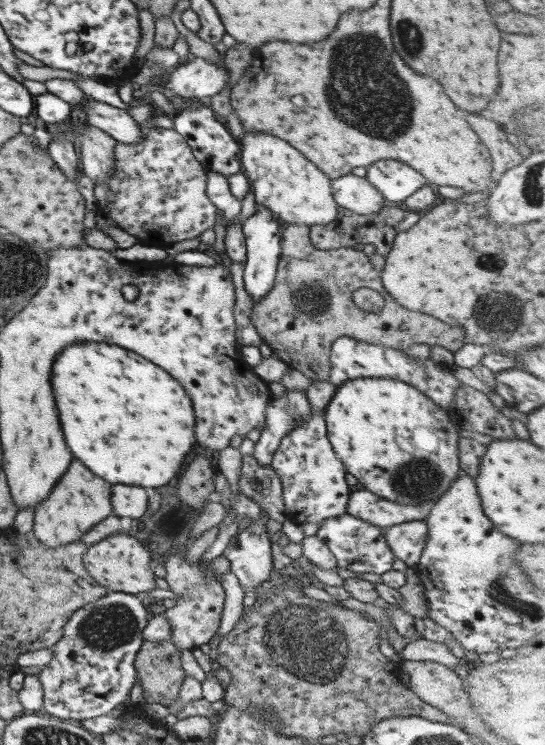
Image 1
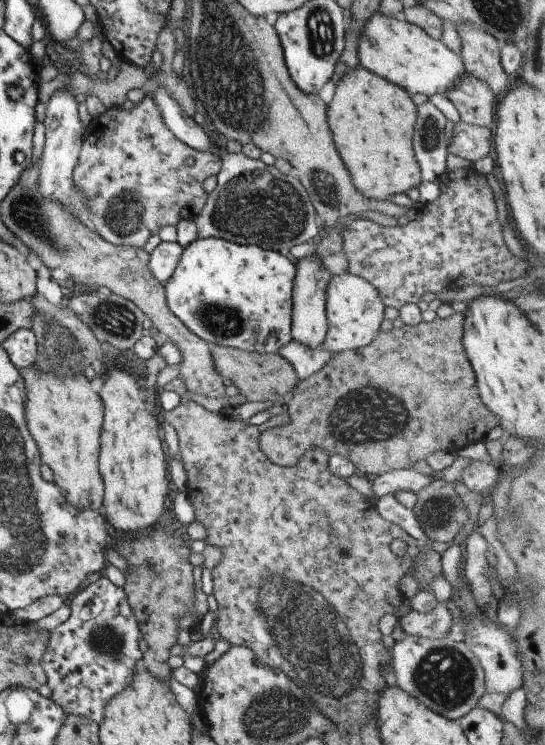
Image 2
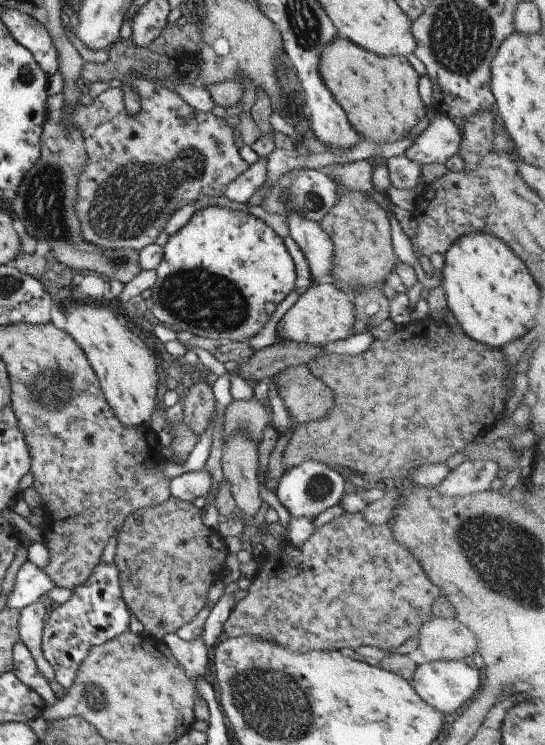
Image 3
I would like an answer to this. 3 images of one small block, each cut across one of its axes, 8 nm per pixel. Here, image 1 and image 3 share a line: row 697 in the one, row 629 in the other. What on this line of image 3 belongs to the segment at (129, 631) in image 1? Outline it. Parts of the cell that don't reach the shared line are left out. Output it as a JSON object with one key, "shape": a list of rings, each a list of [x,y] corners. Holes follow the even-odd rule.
{"shape":[[[99,562],[87,580],[71,592],[69,600],[49,612],[40,641],[42,656],[64,690],[71,686],[79,664],[87,657],[90,649],[128,631],[131,616],[120,596],[118,571],[113,564]]]}

